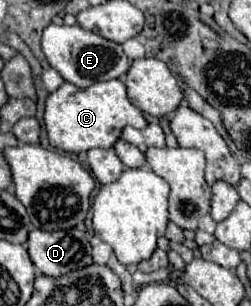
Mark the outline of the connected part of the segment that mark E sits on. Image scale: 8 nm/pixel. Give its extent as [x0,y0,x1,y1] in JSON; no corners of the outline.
[42,25,130,89]

